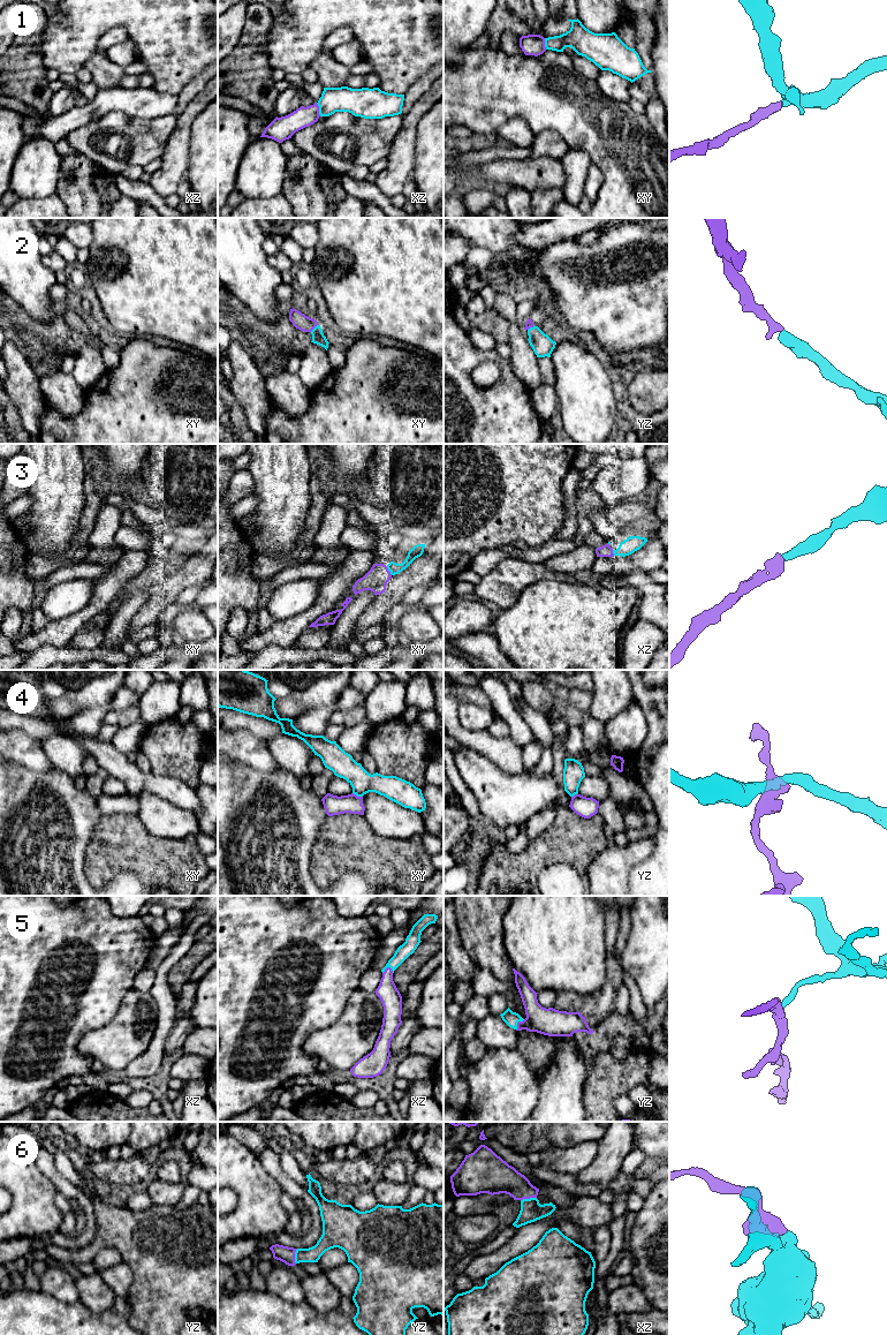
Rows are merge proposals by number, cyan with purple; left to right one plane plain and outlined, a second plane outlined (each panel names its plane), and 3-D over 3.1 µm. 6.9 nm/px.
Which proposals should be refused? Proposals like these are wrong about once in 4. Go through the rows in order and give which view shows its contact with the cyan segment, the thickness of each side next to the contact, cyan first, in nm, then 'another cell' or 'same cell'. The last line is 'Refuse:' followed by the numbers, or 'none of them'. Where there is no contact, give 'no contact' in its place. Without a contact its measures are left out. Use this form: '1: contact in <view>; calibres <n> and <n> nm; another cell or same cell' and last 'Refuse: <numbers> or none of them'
1: contact in xz; calibres 180 and 140 nm; same cell
2: contact in xy; calibres 90 and 110 nm; same cell
3: contact in xy; calibres 80 and 160 nm; same cell
4: contact in xy; calibres 170 and 140 nm; another cell
5: contact in xz; calibres 100 and 140 nm; same cell
6: contact in xz; calibres 150 and 220 nm; same cell
Refuse: 4

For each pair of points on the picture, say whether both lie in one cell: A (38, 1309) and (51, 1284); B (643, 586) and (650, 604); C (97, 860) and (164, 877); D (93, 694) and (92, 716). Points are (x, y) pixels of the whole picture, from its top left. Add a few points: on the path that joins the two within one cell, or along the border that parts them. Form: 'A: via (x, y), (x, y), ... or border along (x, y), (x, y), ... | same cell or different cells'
A: border along (39, 1290), (71, 1304) | different cells
B: via (647, 590), (650, 600) | same cell
C: via (113, 860), (148, 861) | same cell
D: border along (116, 691), (107, 704), (92, 706), (83, 710) | different cells

